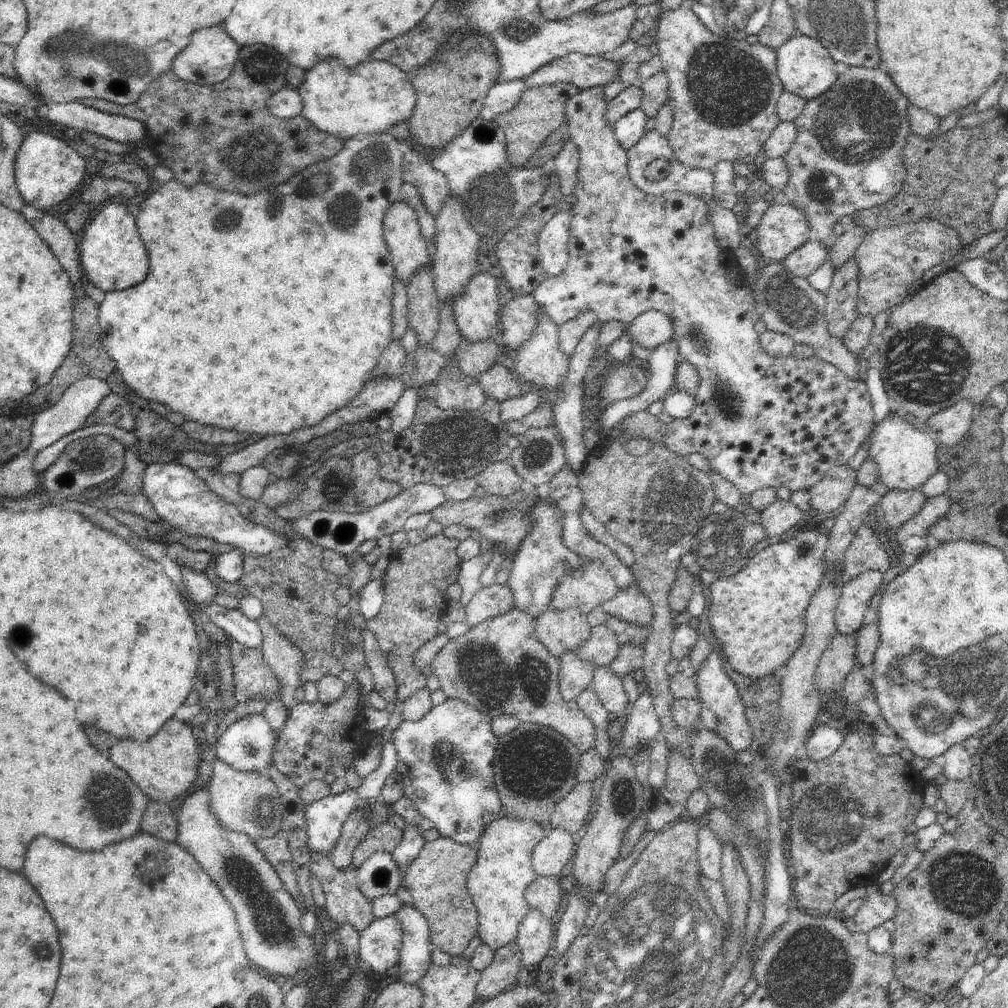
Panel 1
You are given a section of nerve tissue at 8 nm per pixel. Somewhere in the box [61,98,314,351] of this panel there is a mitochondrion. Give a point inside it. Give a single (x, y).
(251, 157)

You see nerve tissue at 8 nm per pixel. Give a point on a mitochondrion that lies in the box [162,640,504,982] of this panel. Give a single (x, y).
(271, 926)

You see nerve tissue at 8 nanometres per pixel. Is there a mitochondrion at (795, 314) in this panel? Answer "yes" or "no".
yes

